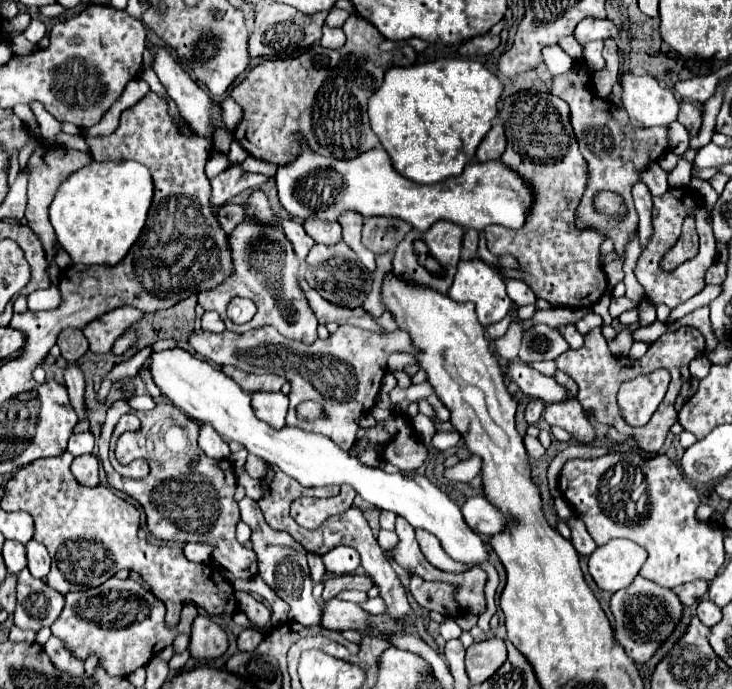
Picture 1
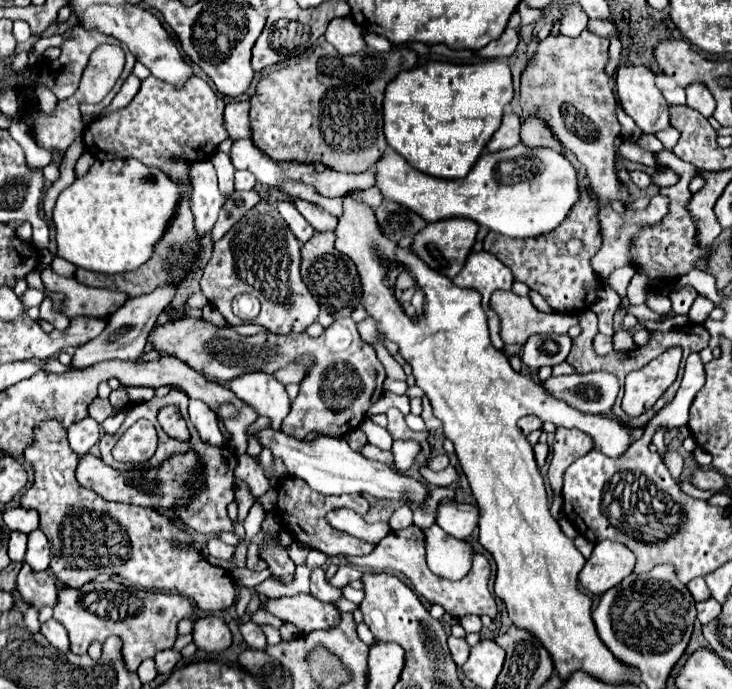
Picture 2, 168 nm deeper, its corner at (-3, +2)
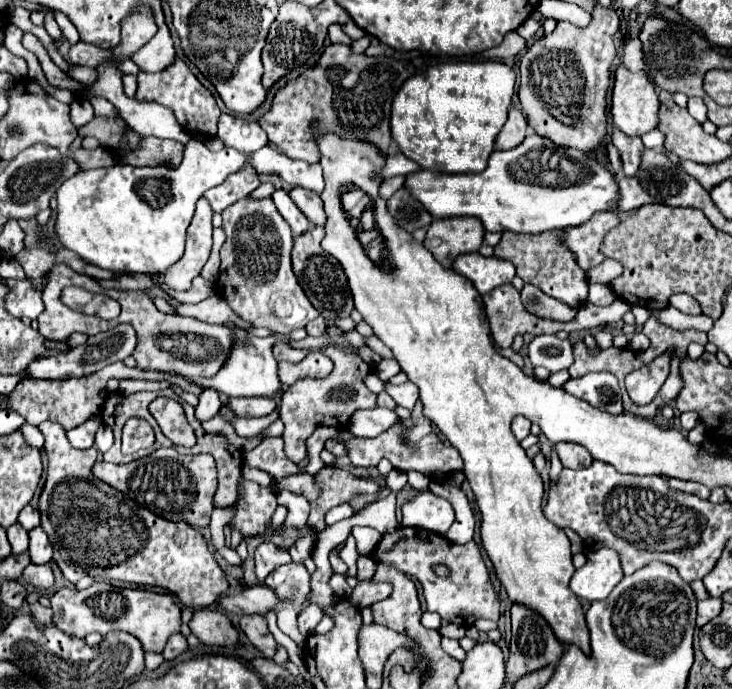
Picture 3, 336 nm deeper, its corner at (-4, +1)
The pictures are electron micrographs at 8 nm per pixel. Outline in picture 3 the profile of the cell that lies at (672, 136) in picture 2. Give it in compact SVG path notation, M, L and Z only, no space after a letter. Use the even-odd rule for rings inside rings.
M651 130L651 132L647 132L641 140L643 140L643 144L645 144L645 148L663 148L663 142L665 142L665 138L663 138L665 134L661 132L661 130Z

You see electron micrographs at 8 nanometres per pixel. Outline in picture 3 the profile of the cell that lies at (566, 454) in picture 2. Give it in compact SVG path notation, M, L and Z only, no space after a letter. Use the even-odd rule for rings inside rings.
M573 442L555 444L555 452L557 452L563 468L585 468L593 462L589 450L579 444L573 444Z

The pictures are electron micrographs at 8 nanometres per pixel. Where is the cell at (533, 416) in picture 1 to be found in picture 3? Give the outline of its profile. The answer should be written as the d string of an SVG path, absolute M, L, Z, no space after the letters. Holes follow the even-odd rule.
M517 416L517 418L513 420L513 424L511 424L511 430L513 430L513 434L515 434L517 440L523 440L523 438L527 438L529 432L531 432L531 422L529 422L527 418L523 418L523 416Z

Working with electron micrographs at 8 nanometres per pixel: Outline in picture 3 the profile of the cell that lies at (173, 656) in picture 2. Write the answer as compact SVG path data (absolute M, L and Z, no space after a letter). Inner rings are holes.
M173 634L173 638L169 638L169 642L167 642L165 650L163 650L163 658L165 658L167 662L171 662L171 660L175 660L179 654L183 654L185 650L187 650L187 640L185 640L185 636L183 636L183 634Z

